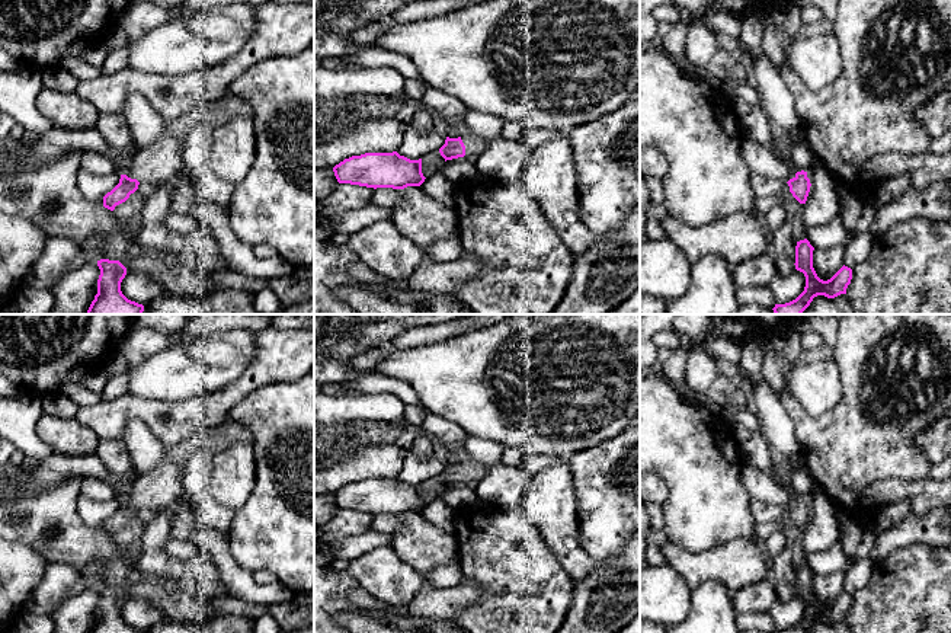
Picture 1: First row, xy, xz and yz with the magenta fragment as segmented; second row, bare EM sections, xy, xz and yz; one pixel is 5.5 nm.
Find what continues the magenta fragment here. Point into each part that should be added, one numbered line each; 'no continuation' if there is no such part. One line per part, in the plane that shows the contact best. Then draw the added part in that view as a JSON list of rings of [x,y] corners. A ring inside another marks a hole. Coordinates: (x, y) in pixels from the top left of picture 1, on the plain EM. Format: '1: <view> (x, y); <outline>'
1: xz (474, 470); [[[473,458],[470,461],[461,463],[461,466],[462,466],[464,471],[465,471],[465,482],[468,482],[468,480],[478,482],[493,467],[493,466],[476,461]]]

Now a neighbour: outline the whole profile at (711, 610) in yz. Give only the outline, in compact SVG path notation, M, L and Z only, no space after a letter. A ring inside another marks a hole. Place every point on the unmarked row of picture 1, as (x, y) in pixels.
M705 581L691 592L686 618L666 633L739 633L731 594L718 581Z

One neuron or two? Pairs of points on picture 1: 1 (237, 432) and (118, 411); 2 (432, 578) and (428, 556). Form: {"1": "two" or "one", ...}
{"1": "two", "2": "two"}

